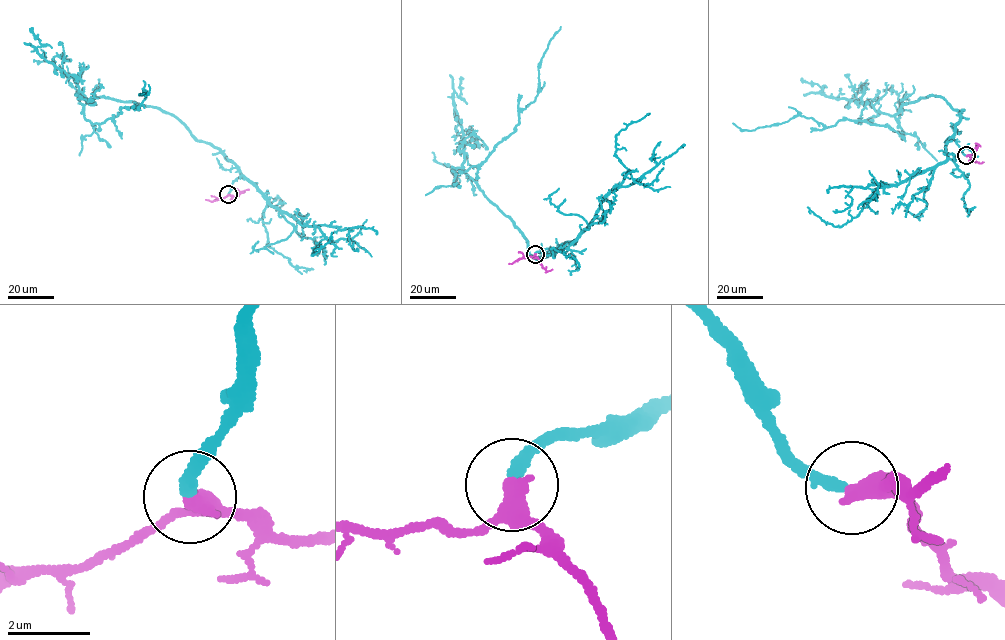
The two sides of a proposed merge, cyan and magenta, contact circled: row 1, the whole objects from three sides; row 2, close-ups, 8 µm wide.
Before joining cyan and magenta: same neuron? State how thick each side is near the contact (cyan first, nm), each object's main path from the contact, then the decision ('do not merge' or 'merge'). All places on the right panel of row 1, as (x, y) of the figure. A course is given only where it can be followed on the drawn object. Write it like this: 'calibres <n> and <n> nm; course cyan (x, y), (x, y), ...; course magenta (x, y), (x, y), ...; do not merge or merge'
calibres 280 and 380 nm; course cyan (966, 155), (953, 138), (964, 110), (931, 95), (901, 106), (905, 133), (800, 115), (750, 131), (733, 123); course magenta (966, 155), (978, 163), (984, 162); merge

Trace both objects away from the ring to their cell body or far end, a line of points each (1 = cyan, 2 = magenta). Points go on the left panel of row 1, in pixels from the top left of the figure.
1: (228, 194), (239, 169), (173, 116), (98, 96), (85, 118), (102, 123), (121, 108), (138, 109), (148, 85)
2: (228, 194), (213, 201), (205, 200)

